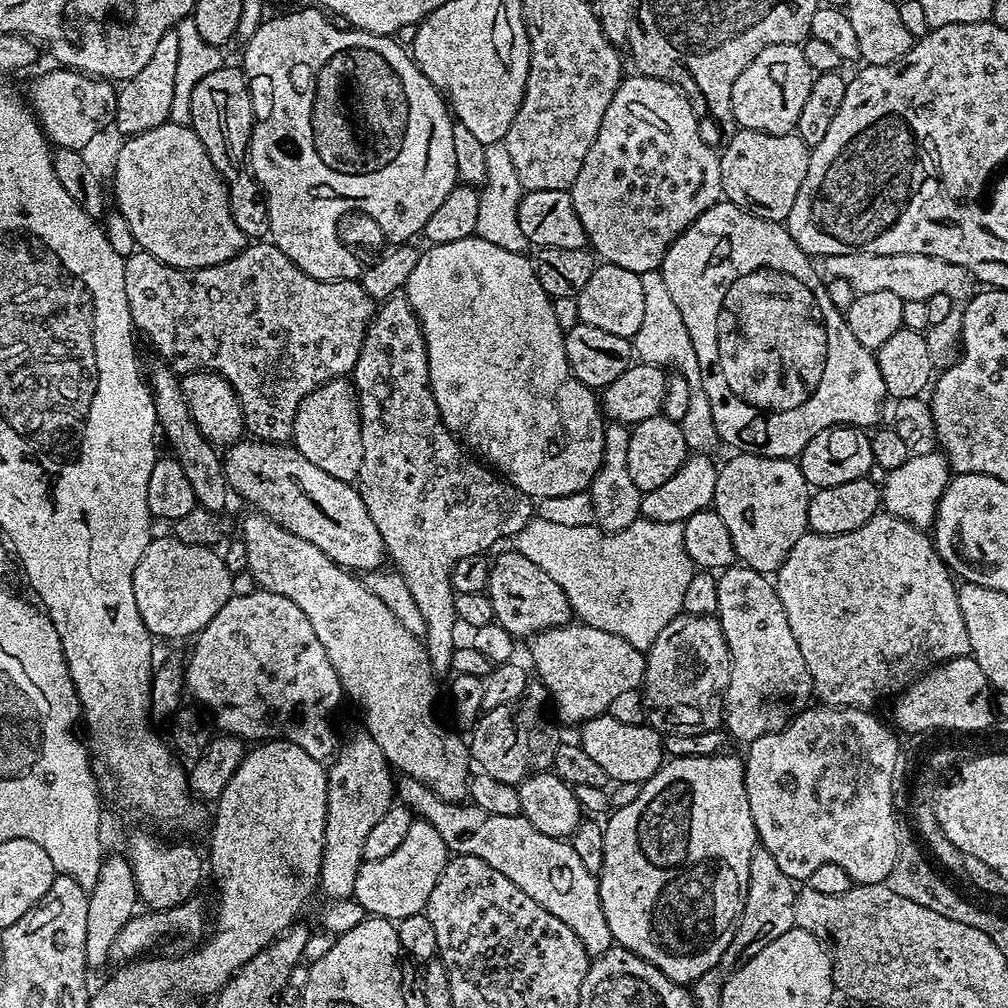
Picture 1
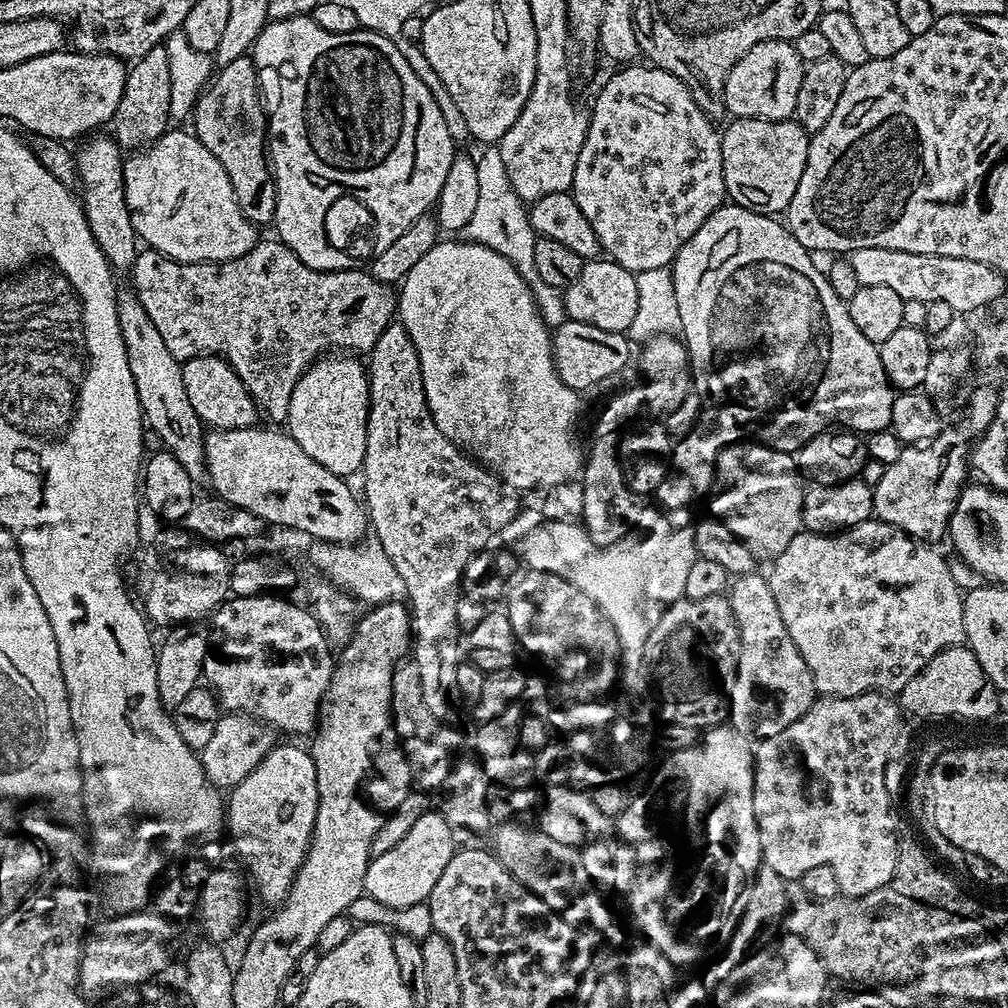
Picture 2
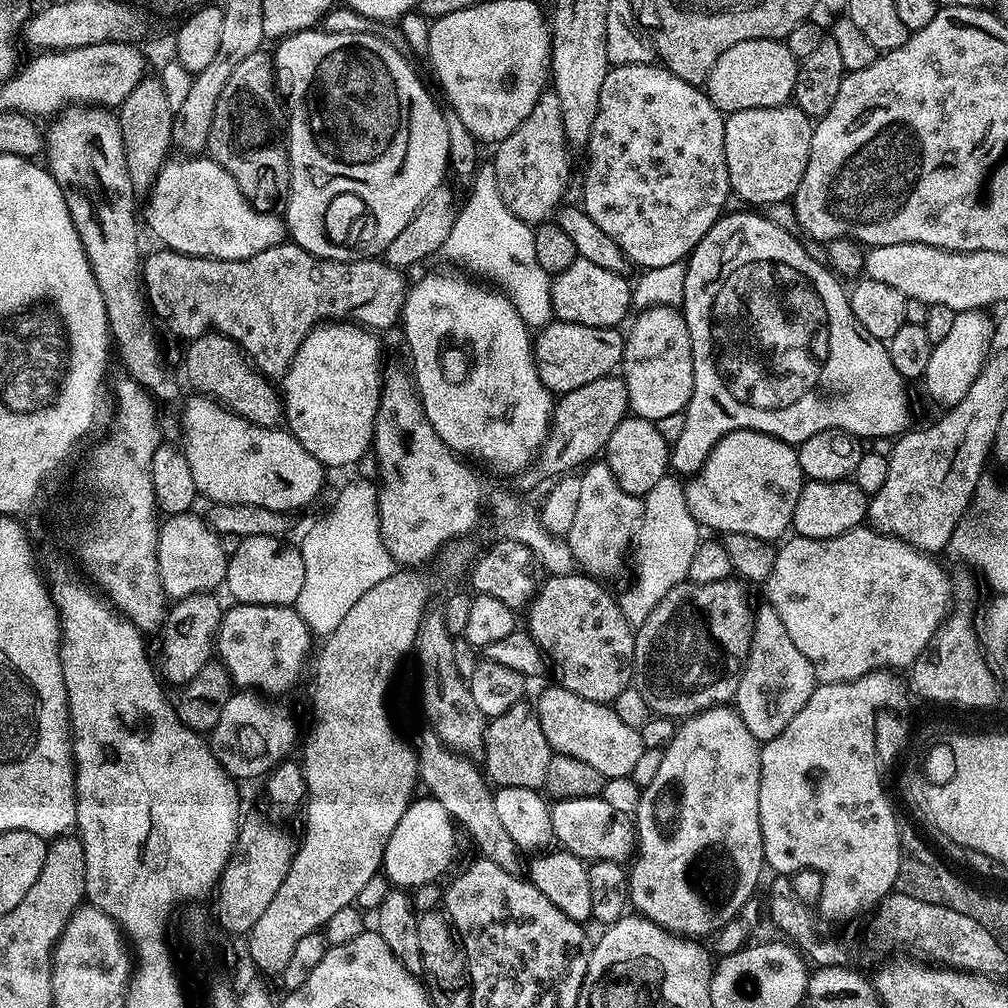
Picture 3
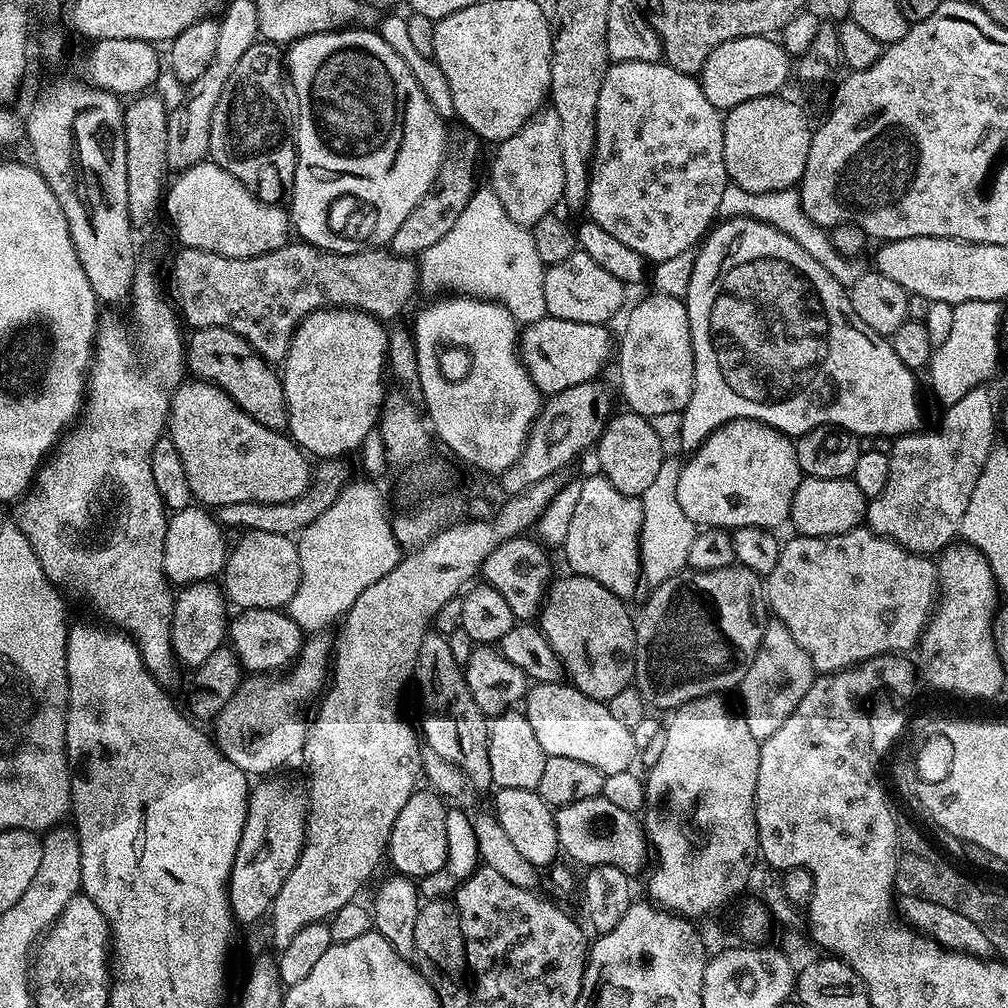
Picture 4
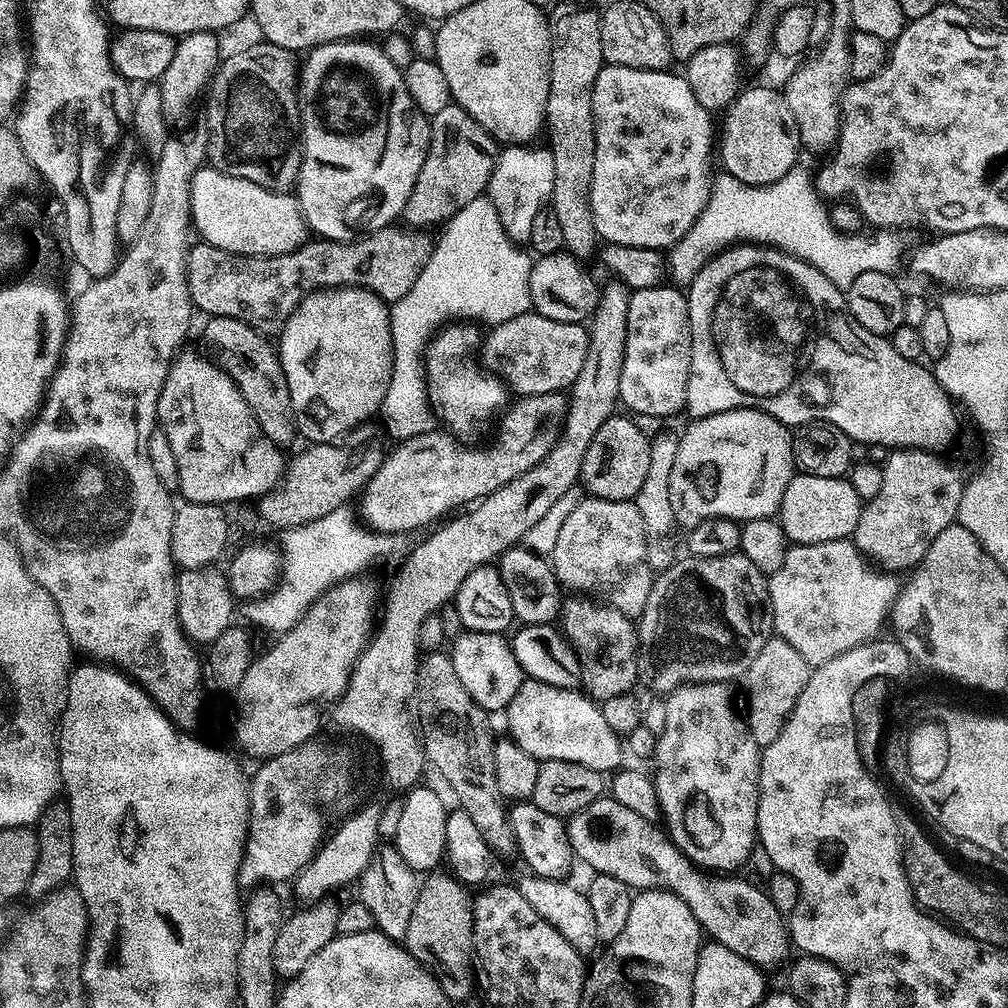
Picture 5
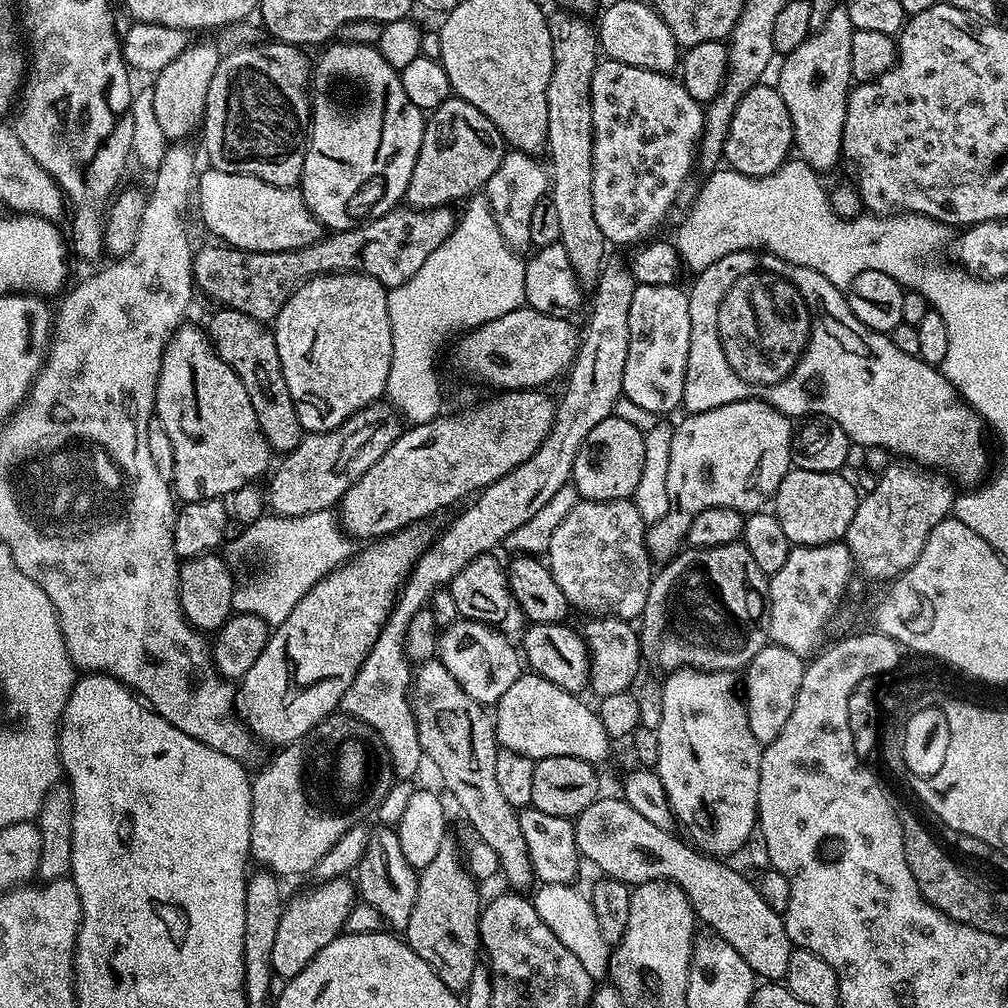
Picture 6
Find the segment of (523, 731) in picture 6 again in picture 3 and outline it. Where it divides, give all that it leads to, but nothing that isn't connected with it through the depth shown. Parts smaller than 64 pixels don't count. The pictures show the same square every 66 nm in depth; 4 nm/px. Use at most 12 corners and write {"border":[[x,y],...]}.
{"border":[[551,687],[534,700],[553,753],[607,779],[646,755],[609,705]]}

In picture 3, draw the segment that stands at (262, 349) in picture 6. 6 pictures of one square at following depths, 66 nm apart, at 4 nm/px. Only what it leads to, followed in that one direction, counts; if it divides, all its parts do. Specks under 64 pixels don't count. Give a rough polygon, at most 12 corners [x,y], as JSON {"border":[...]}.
{"border":[[229,336],[185,348],[193,393],[263,428],[281,393]]}

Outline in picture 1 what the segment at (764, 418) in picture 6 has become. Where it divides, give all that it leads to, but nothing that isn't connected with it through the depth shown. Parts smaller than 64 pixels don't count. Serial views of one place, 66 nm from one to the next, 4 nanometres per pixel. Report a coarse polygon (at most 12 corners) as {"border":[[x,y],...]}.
{"border":[[732,454],[712,504],[737,561],[776,573],[809,531],[795,459]]}

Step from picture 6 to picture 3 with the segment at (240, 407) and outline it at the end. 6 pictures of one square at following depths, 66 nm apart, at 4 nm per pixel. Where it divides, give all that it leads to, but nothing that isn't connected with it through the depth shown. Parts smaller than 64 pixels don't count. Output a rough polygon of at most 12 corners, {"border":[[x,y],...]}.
{"border":[[199,394],[182,451],[212,504],[293,514],[326,469]]}

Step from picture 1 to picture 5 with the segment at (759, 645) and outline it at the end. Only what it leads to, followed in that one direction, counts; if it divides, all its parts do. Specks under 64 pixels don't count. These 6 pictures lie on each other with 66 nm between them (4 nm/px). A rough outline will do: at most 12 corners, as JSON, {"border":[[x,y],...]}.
{"border":[[769,638],[742,677],[748,729],[767,746],[782,734],[812,668]]}

